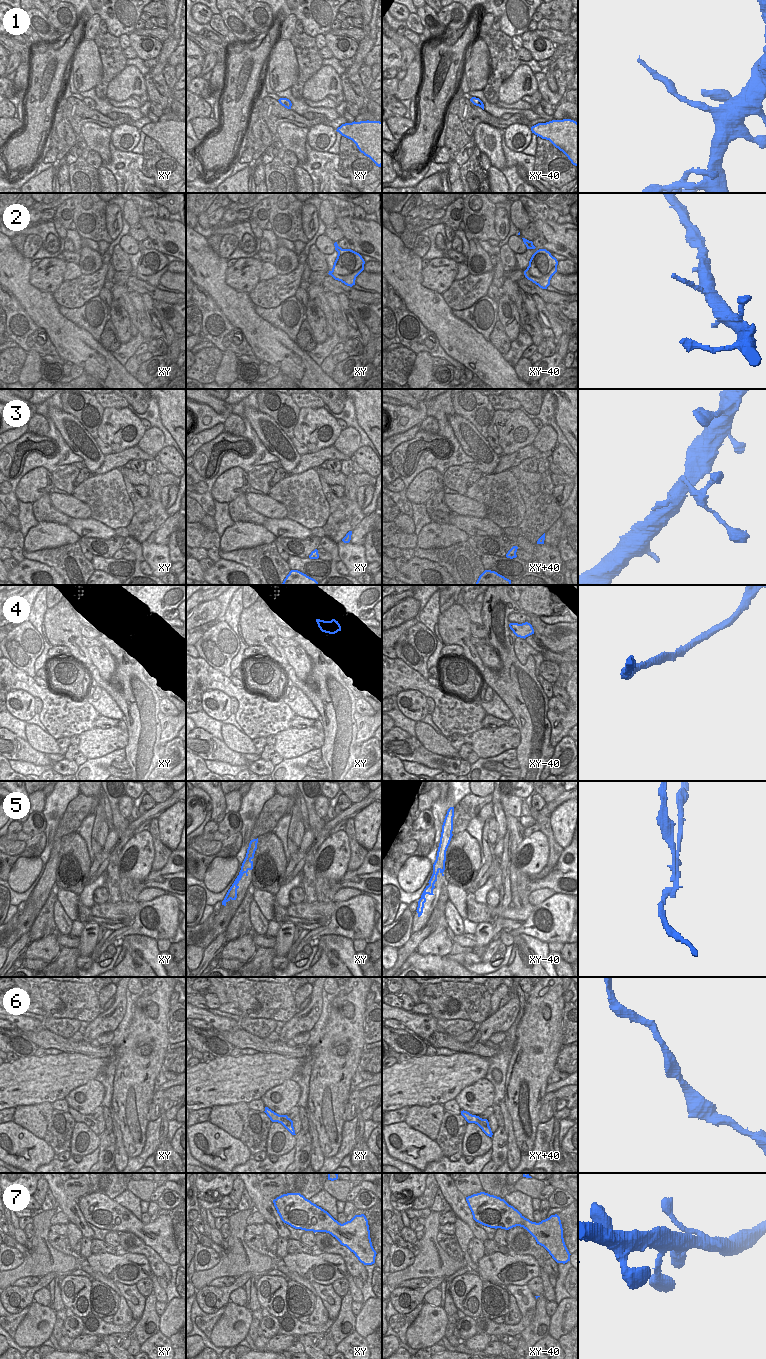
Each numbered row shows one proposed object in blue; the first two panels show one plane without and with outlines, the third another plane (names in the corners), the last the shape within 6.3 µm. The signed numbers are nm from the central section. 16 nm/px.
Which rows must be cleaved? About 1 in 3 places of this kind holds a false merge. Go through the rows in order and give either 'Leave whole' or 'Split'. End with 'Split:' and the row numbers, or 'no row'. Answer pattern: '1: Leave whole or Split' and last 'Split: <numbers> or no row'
1: Split
2: Leave whole
3: Leave whole
4: Leave whole
5: Split
6: Leave whole
7: Leave whole
Split: 1, 5

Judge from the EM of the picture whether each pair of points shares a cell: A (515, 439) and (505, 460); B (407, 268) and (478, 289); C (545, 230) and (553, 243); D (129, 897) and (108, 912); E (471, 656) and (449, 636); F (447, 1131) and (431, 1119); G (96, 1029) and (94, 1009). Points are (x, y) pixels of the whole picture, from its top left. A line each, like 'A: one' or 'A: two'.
A: two
B: two
C: one
D: two
E: one
F: two
G: two

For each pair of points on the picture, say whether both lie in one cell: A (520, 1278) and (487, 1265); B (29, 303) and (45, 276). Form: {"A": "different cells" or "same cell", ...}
{"A": "same cell", "B": "different cells"}

